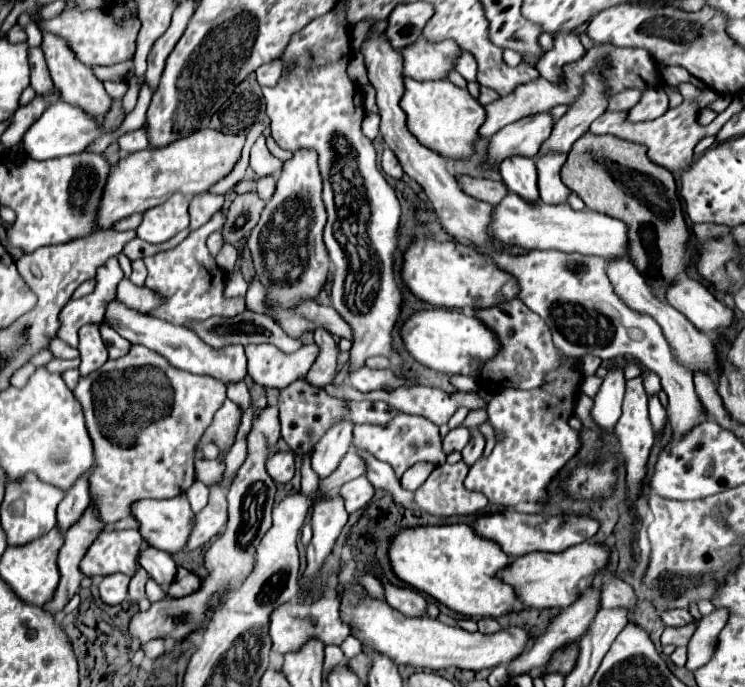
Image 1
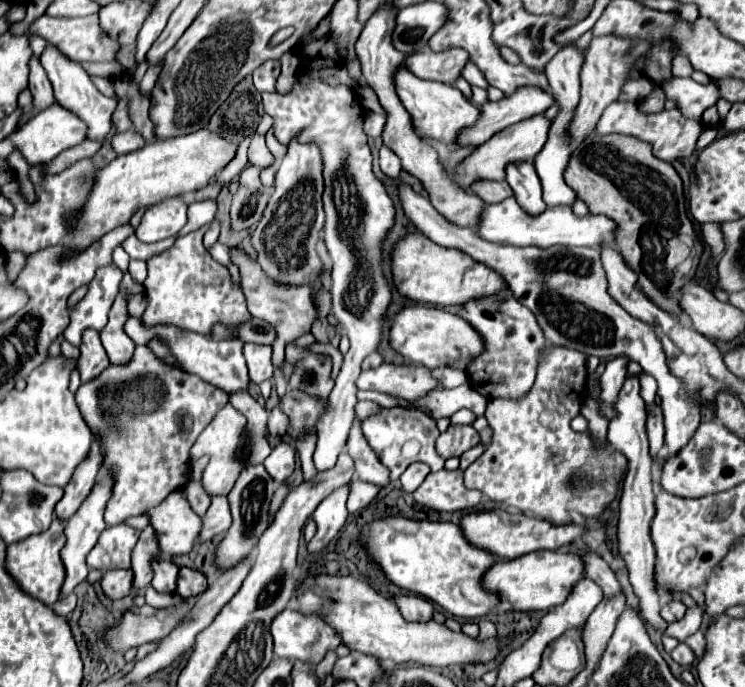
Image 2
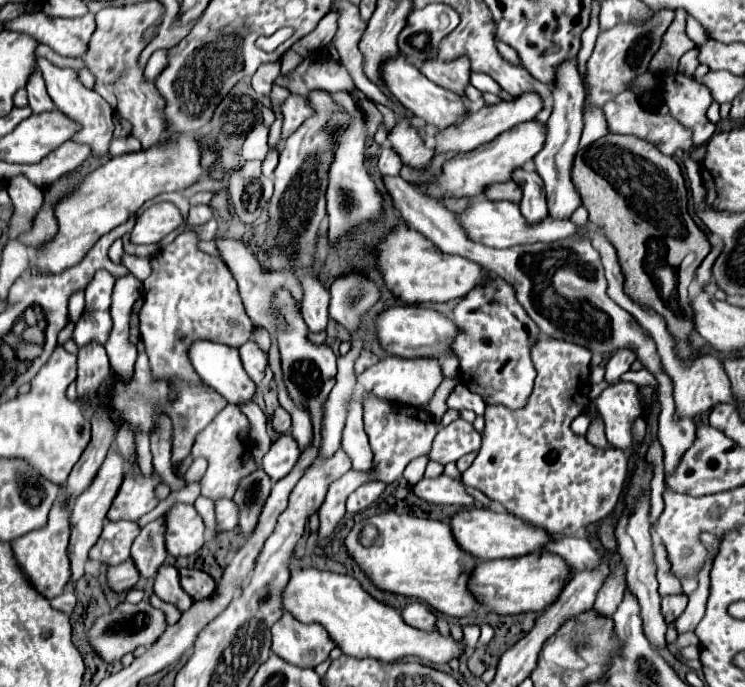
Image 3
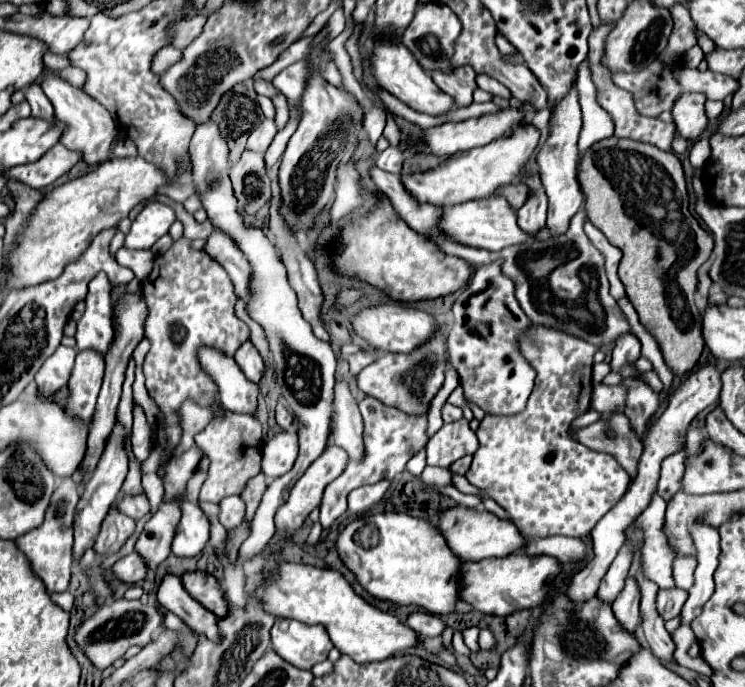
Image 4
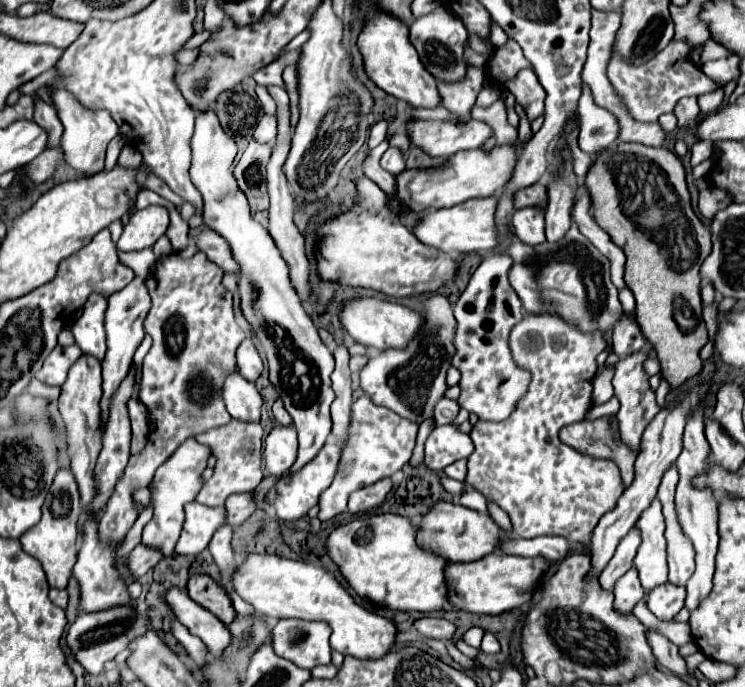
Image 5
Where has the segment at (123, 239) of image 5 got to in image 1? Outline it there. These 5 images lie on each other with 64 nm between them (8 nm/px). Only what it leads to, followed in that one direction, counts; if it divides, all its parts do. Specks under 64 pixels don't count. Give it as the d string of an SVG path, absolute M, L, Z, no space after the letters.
M178 194L166 200L164 204L146 210L142 224L136 230L138 238L150 244L160 244L170 240L178 232L186 230L190 224L188 204L190 204L190 198Z

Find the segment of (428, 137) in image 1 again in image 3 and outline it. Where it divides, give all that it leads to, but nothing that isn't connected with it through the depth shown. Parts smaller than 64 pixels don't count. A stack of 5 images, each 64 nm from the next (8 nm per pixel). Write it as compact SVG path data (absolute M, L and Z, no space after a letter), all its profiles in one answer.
M402 54L394 56L394 60L388 58L386 64L382 64L380 76L382 76L384 86L392 92L392 96L396 100L400 100L414 116L422 118L426 124L436 126L438 130L466 118L466 102L464 102L464 98L458 98L458 94L454 94L450 90L444 90L442 86L436 86L414 64L410 64Z

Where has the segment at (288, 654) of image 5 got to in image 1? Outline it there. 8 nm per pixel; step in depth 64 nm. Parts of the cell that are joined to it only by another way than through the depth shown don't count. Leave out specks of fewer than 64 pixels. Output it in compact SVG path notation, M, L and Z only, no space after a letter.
M340 584L336 590L336 598L318 598L314 602L300 602L298 598L282 604L282 608L276 608L270 616L270 638L272 638L272 650L280 654L288 652L298 652L308 640L320 640L324 646L336 644L340 646L346 636L350 634L350 628L342 624L338 616L338 606L340 606L340 596L344 588Z

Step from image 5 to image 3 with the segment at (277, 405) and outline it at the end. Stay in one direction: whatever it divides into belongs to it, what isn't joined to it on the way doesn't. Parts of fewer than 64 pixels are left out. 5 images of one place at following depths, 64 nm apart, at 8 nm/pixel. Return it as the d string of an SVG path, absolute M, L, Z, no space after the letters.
M282 408L282 414L274 414L274 416L272 416L272 426L274 426L274 430L280 432L280 434L288 432L288 430L290 430L290 414Z

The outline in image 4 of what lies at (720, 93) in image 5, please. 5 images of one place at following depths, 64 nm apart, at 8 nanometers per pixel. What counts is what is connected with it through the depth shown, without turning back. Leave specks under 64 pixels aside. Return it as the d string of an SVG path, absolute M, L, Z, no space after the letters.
M706 100L704 108L706 108L708 120L714 122L714 120L720 118L720 114L722 114L722 110L724 110L724 102L722 102L722 100Z

